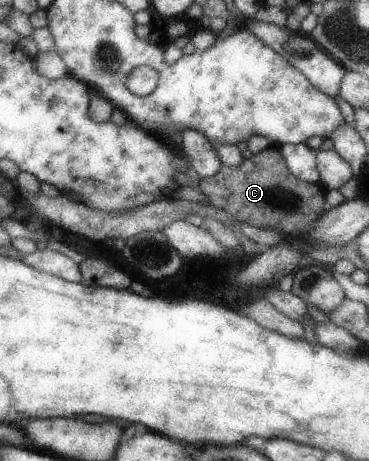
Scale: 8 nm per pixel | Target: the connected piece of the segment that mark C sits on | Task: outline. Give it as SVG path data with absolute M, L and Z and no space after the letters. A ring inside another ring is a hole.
M272 145L244 158L238 165L221 165L215 174L200 178L198 187L211 205L226 210L234 219L249 223L251 226L286 230L289 234L306 233L318 216L327 209L321 190L324 188L322 184L306 183L295 178L288 172L280 150Z

